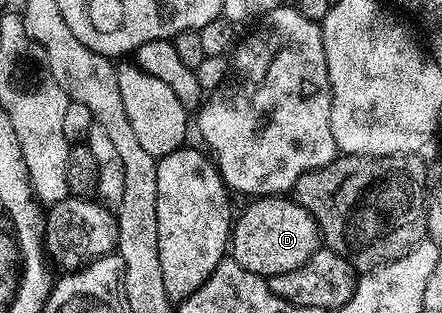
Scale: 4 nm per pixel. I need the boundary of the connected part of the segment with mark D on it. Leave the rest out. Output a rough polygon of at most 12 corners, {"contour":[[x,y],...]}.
{"contour":[[260,196],[234,217],[230,259],[264,278],[321,247],[294,199]]}

